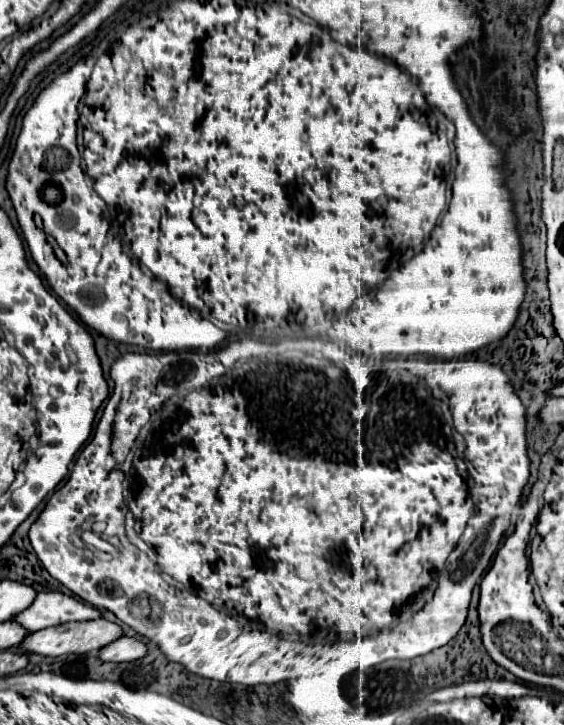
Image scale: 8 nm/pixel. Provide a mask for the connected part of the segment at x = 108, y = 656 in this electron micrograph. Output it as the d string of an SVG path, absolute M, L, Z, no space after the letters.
M120 637L118 641L110 643L108 647L100 649L100 653L98 653L98 657L102 661L112 661L112 663L138 661L140 657L146 657L146 655L148 655L148 645L134 637Z

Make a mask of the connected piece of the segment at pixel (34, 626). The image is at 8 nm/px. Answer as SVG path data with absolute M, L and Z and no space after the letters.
M48 591L48 593L38 593L34 603L18 613L12 621L20 623L28 631L38 631L62 623L72 623L72 621L90 621L90 619L100 619L102 613L76 599L74 595L66 595L60 591Z

